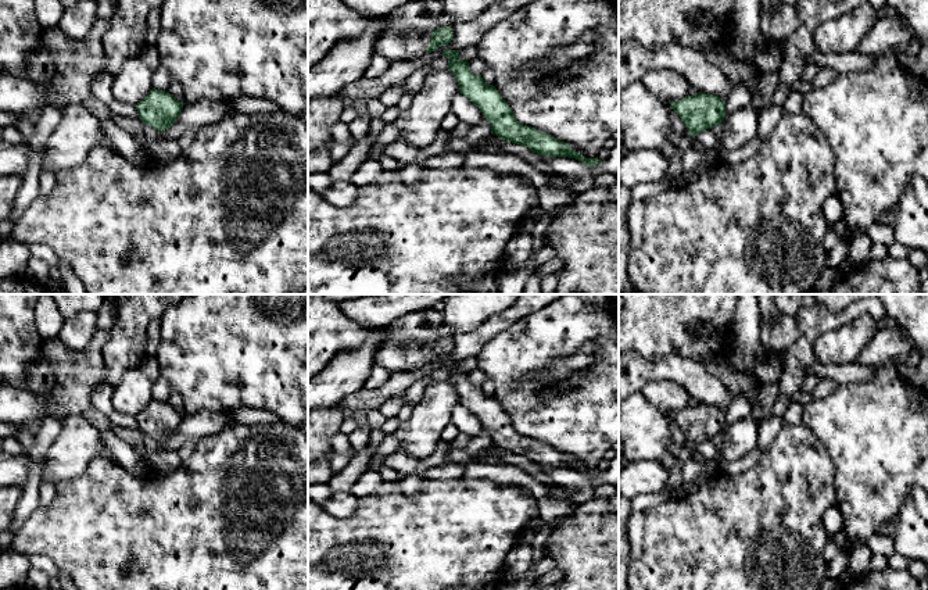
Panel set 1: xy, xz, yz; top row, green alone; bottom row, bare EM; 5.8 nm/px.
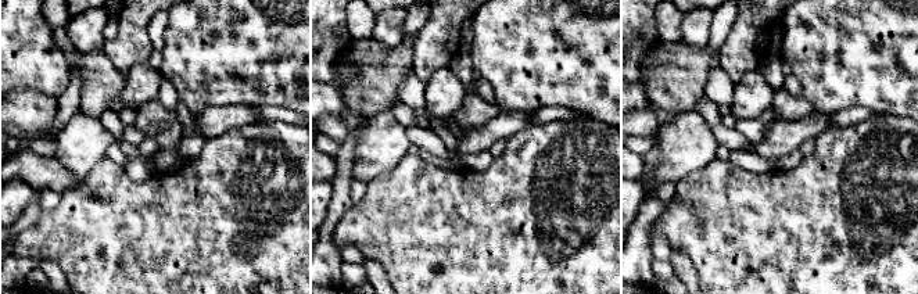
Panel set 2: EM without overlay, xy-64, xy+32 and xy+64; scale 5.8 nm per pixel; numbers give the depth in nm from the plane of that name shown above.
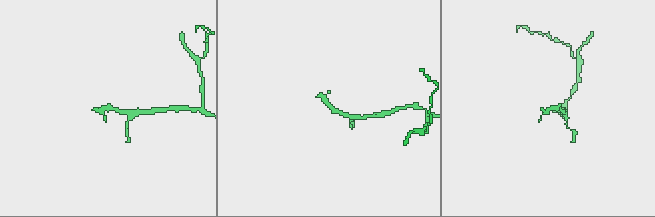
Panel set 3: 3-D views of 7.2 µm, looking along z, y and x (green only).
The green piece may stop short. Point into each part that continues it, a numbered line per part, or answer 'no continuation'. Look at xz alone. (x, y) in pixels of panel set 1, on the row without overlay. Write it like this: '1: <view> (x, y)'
1: xz (408, 339)

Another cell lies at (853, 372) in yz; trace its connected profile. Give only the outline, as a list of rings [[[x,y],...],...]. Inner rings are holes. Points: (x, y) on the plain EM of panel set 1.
[[[817,361],[811,364],[811,366],[807,369],[806,375],[813,373],[818,375],[820,379],[824,376],[838,382],[839,385],[848,385],[848,383],[860,383],[870,380],[874,373],[884,368],[884,366],[893,366],[891,364],[881,365],[881,366],[866,366],[859,362],[850,362],[850,364],[828,364],[825,368],[821,368]]]

